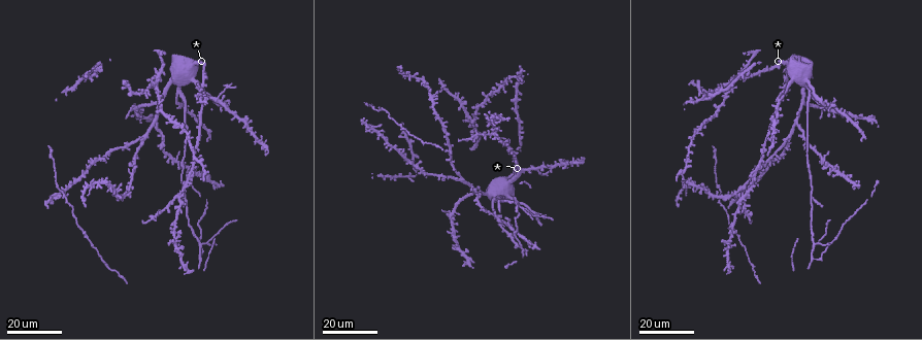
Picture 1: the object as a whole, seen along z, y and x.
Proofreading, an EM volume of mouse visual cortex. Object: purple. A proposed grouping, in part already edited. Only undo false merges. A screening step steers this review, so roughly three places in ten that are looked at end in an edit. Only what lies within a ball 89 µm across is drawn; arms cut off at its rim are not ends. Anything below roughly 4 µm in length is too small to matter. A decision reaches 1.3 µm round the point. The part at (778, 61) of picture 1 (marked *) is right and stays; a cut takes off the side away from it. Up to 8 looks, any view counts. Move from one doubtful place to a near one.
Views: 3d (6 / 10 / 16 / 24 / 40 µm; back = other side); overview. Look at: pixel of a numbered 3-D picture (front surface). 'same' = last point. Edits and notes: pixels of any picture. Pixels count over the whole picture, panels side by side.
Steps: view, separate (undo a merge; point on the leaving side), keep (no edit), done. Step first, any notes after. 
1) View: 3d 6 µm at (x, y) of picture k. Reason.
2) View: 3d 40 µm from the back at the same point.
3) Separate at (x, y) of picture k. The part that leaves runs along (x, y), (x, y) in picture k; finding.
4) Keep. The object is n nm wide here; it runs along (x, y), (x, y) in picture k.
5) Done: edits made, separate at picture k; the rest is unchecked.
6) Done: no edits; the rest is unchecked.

View: 3d 24 µm at (219, 96) of picture 1.

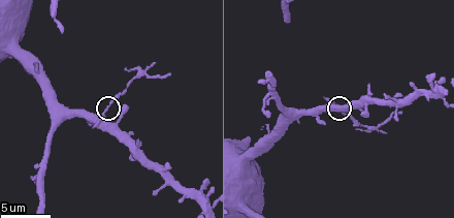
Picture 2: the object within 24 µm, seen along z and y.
View: 3d 10 µm at (103, 117) of picture 2. Closer look.

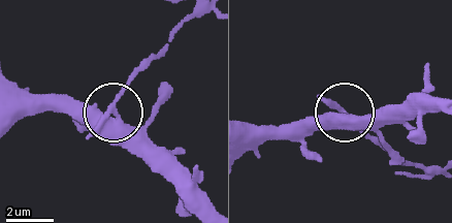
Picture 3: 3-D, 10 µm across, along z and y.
Separate at (90, 135) of picture 3. The part that leaves runs along (118, 112), (130, 77), (201, 14) in picture 3; a second neuron is stuck on.

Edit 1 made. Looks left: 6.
View: 3d 24 µm at (742, 195) of picture 1. Three arms meet.

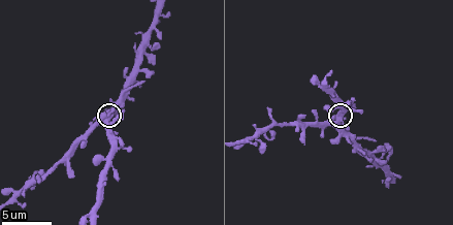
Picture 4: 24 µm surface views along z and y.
View: 3d 10 µm at (102, 115) of picture 4.

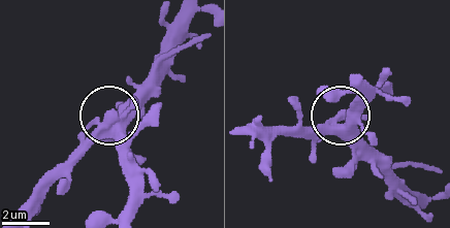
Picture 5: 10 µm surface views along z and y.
Keep. 3 arms meet here; it runs along (191, 18), (165, 71), (60, 164) in picture 5; continuous, no second neuron.

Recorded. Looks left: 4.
View: 3d 24 µm at (65, 195) of picture 1. Three arms meet.

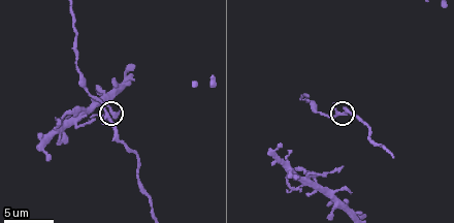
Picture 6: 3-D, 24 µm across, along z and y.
View: 3d 6 µm at (107, 113) of picture 6. Closer look.

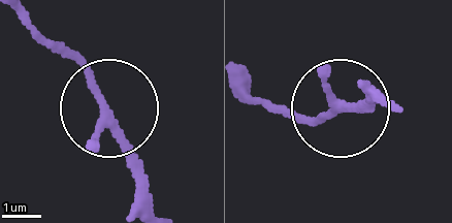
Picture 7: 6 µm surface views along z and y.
Keep. One neuron here.

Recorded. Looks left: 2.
View: 3d 16 µm at (810, 194) of picture 1. Thin arm on a thick one.

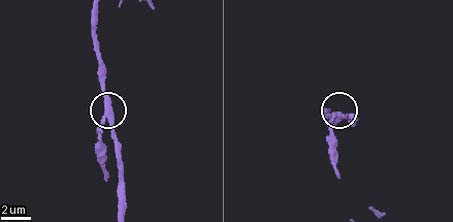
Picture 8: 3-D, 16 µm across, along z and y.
View: 3d 10 µm at (339, 114) of picture 8. Closer look.

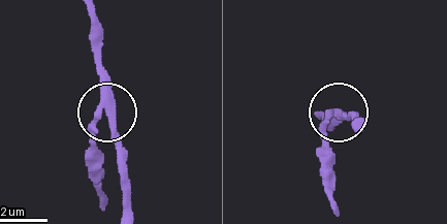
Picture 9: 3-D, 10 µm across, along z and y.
Separate at (88, 127) of picture 9. The side arm is 6 µm long; the part that leaves runs along (336, 112), (324, 129), (324, 188), (331, 205) in picture 9; a second neuron is stuck on.

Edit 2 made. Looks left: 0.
Done: edits made, separate at picture 3, separate at picture 9; the rest is unchecked.

